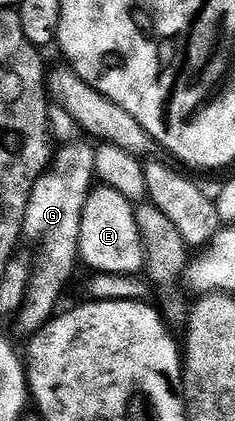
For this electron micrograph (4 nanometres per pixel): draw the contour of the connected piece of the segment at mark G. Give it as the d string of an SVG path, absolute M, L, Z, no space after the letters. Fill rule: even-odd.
M74 139L62 144L59 147L61 149L56 150L50 168L38 177L37 183L31 188L30 203L23 220L23 237L26 242L42 243L44 247L39 259L44 267L41 285L32 287L31 301L22 307L17 317L18 329L29 337L38 333L54 316L63 287L71 271L79 263L82 213L97 177L96 148L89 144L91 143L85 139Z

